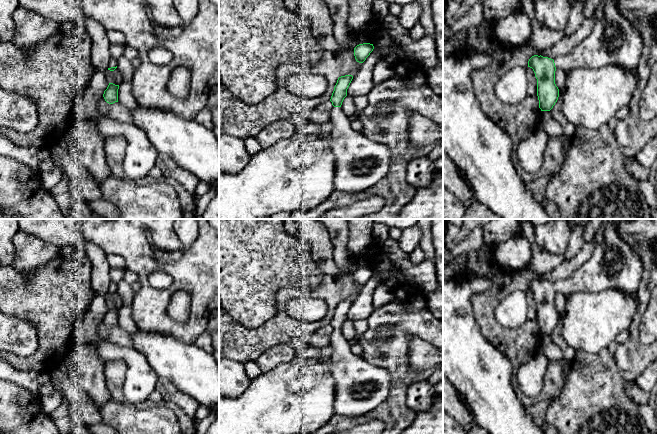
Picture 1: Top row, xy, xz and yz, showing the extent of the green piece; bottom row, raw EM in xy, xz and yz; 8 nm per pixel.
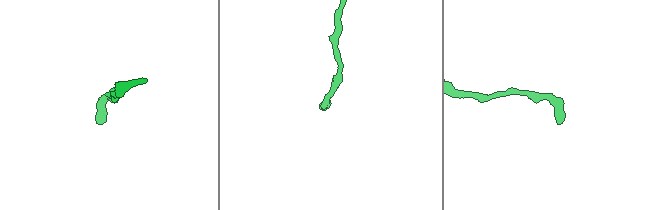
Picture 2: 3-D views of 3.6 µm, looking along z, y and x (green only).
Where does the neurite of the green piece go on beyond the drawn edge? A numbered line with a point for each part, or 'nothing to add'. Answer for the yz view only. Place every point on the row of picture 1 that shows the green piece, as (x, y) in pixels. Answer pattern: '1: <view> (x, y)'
1: yz (614, 40)

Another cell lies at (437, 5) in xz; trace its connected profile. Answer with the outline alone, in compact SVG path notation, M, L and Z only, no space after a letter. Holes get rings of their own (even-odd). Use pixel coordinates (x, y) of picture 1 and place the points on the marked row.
M432 0L432 18L435 25L437 59L443 67L443 0Z

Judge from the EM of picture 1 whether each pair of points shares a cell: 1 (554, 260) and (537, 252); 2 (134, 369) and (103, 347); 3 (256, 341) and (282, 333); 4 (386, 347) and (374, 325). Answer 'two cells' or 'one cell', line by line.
1: one cell
2: one cell
3: one cell
4: one cell

